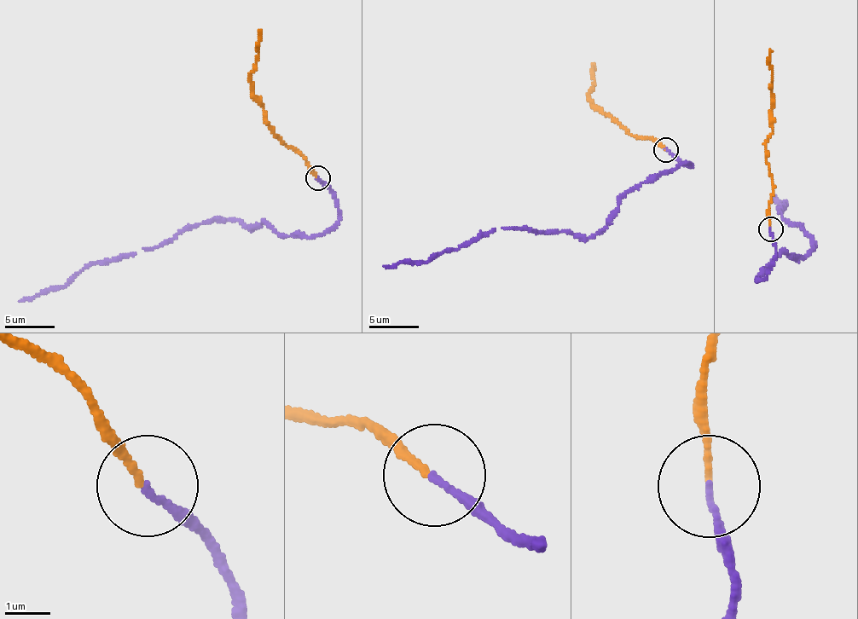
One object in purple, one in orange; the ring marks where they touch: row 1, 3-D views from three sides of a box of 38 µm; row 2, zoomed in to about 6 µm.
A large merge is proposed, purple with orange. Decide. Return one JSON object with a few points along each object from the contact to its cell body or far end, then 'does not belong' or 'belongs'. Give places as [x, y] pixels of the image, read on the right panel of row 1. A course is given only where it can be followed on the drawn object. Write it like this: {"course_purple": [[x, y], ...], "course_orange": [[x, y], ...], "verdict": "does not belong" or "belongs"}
{"course_purple": [[770, 230], [776, 251], [759, 280], [783, 253], [814, 248], [773, 195]], "course_orange": [[769, 228], [769, 208], [773, 193], [766, 158], [773, 127], [769, 50]], "verdict": "belongs"}

